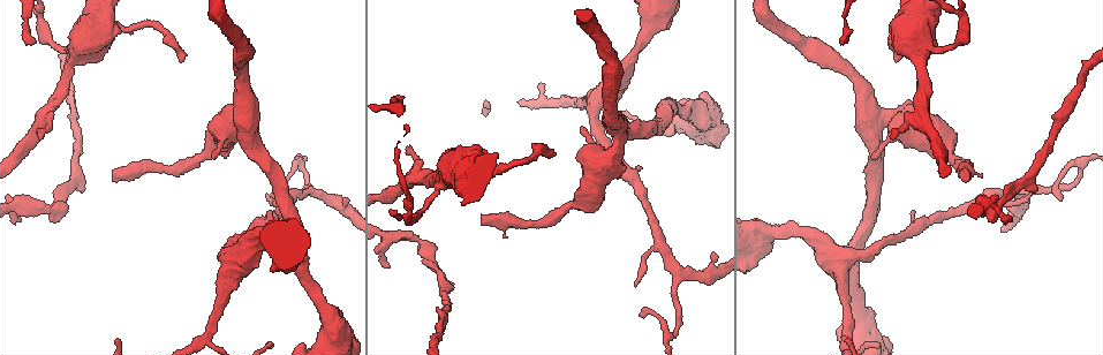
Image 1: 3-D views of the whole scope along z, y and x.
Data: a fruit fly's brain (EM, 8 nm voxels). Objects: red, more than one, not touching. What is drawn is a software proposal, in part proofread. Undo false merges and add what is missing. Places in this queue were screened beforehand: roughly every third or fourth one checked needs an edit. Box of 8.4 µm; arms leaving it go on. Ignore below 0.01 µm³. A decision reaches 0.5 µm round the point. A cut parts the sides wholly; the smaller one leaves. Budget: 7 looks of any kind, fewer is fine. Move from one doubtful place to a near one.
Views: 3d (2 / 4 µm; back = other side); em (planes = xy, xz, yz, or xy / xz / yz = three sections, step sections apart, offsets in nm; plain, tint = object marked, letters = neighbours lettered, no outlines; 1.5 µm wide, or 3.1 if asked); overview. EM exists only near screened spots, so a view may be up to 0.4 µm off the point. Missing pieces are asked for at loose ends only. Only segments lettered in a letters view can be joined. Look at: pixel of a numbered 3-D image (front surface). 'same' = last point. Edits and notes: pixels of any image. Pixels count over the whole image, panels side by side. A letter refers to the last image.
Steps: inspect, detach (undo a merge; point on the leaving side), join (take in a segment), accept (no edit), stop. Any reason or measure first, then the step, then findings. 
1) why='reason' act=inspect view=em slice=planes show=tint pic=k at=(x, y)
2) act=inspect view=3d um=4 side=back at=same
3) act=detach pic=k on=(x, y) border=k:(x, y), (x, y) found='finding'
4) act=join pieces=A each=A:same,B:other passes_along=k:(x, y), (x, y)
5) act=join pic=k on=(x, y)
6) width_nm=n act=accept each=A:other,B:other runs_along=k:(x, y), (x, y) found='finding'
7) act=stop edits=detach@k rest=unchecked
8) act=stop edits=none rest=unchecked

act=inspect view=3d um=4 side=back pic=1 at=(66, 49)

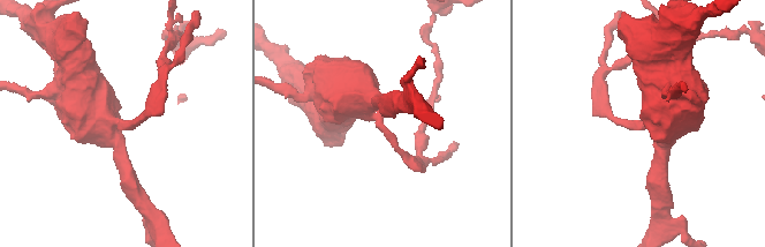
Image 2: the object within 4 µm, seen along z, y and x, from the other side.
why='need the tissue' act=inspect view=em slice=xy step=8 show=tint pic=2 at=(377, 121)

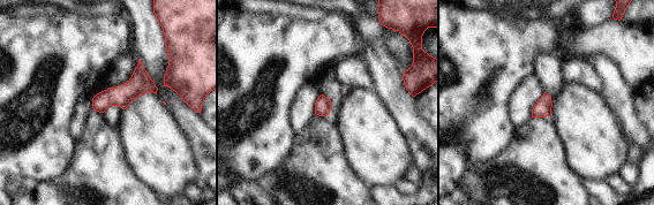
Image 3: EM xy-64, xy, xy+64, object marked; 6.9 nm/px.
why='another direction' act=inspect view=em slice=planes show=letters at=same

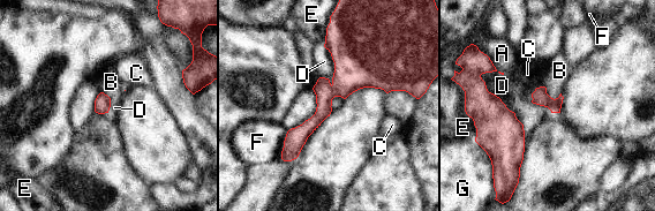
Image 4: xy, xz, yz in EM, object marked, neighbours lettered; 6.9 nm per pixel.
width_nm=110 act=accept each=A:other,B:other,C:other,D:other,E:other,F:other,G:other found='one neuron here'

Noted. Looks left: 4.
why='an open end' act=inspect view=3d um=4 pic=1 at=(400, 98)

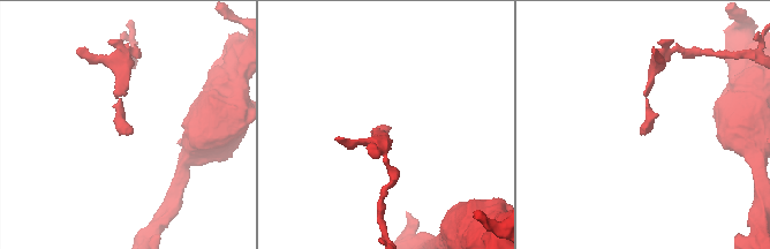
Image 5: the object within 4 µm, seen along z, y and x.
act=inspect view=em slice=planes show=letters pic=5 at=(388, 127)

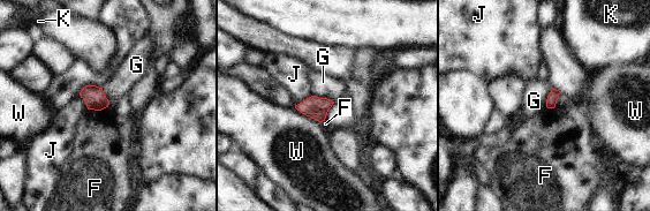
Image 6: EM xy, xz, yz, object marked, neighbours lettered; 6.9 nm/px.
act=accept each=F:other,G:other,J:other,K:other,W:other border=6:(101, 88), (108, 102), (107, 107) found='no lettered segment goes on from it'

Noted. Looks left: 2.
why='thin neck' act=inspect view=3d um=2 pic=1 at=(243, 64)

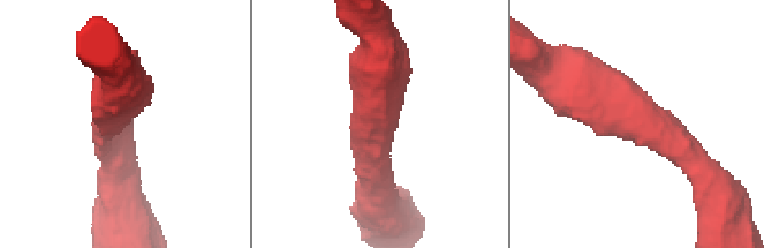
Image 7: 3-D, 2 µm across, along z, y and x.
arm_widths_nm=400,420 act=inspect view=em slice=planes show=letters pic=7 at=(371, 154)

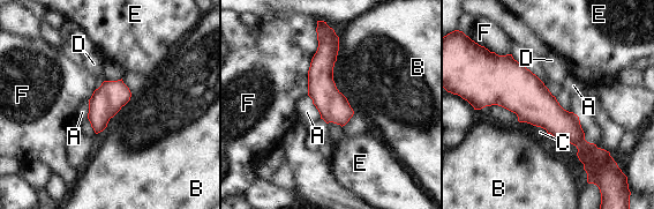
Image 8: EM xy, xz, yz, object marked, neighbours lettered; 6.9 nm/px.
width_nm=220 act=accept each=A:other,B:other,C:other,D:other,E:other,F:other runs_along=8:(485, 96), (526, 96), (598, 151) found='one neuron here'

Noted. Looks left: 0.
act=stop edits=none rest=unchecked

